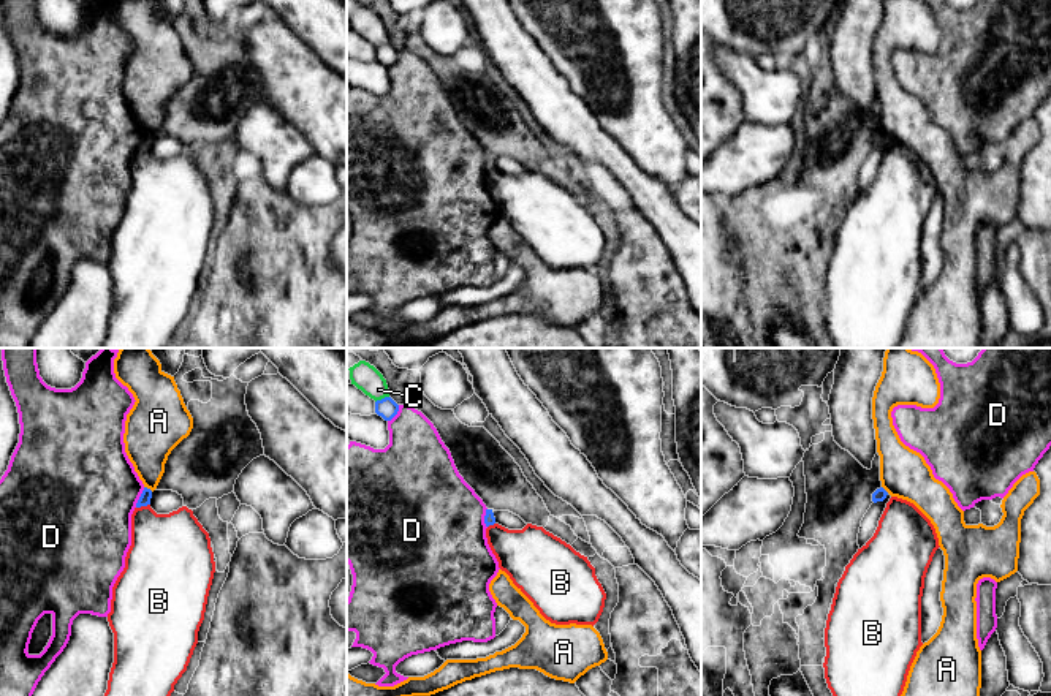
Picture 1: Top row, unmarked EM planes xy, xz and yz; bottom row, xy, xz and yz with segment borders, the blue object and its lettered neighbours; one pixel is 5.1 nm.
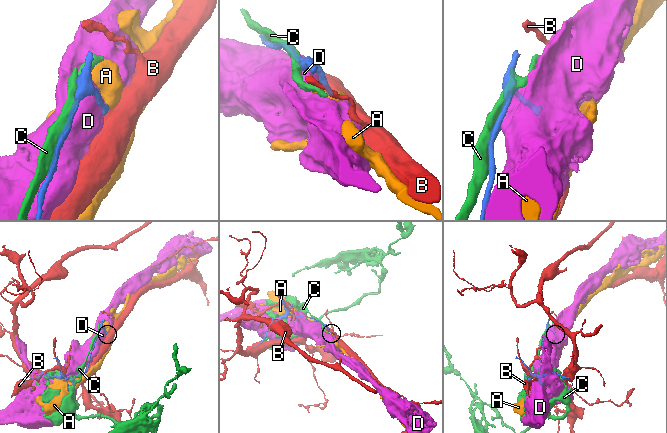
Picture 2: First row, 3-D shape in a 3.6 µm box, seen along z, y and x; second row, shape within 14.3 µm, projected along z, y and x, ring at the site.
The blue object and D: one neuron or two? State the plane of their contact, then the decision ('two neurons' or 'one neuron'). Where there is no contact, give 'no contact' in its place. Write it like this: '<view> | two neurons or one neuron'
xy | two neurons

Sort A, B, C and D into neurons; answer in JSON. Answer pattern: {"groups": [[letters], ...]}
{"groups": [["A"], ["B"], ["C"], ["D"]]}

